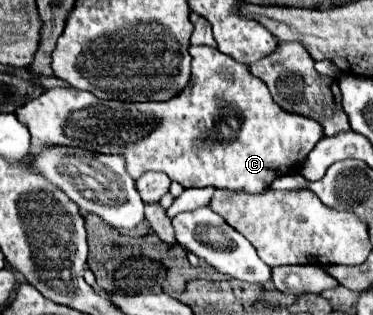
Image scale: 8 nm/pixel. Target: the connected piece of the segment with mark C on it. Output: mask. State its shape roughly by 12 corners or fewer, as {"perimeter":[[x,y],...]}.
{"perimeter":[[190,45],[168,101],[44,89],[32,139],[128,173],[262,193],[324,137],[246,65]]}

